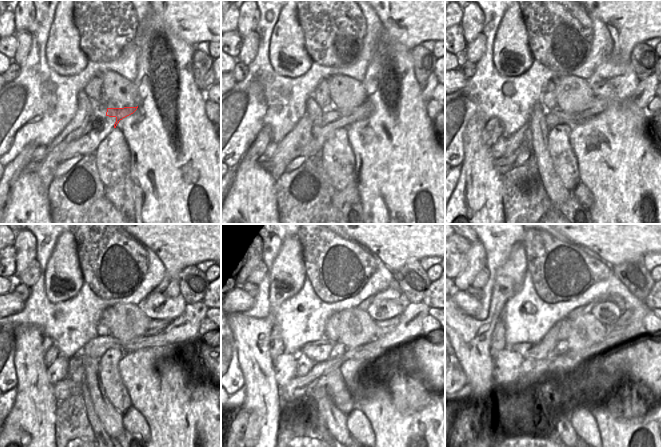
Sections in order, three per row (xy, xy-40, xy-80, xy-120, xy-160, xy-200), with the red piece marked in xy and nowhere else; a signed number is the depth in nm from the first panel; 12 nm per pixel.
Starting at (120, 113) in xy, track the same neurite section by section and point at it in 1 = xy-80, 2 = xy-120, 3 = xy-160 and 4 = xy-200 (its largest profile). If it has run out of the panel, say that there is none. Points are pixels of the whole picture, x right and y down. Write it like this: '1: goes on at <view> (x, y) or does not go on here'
1: goes on at xy-80 (554, 117)
2: goes on at xy-120 (95, 348)
3: goes on at xy-160 (319, 350)
4: goes on at xy-200 (538, 351)

